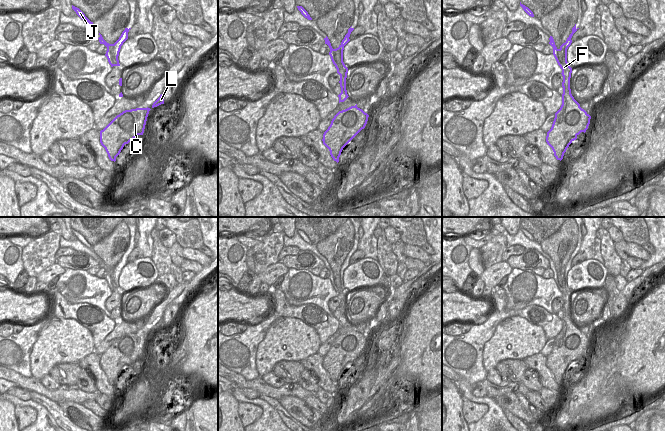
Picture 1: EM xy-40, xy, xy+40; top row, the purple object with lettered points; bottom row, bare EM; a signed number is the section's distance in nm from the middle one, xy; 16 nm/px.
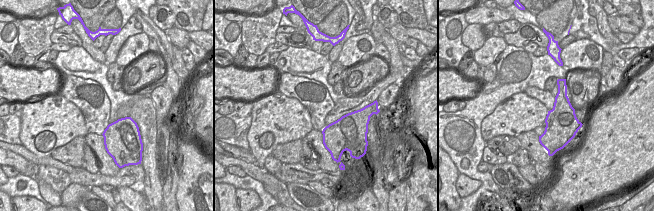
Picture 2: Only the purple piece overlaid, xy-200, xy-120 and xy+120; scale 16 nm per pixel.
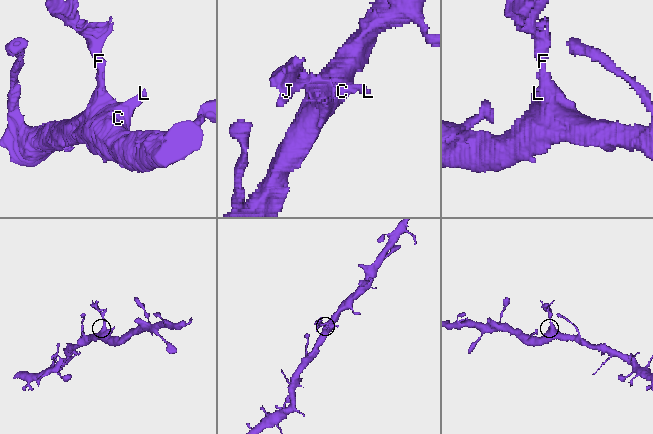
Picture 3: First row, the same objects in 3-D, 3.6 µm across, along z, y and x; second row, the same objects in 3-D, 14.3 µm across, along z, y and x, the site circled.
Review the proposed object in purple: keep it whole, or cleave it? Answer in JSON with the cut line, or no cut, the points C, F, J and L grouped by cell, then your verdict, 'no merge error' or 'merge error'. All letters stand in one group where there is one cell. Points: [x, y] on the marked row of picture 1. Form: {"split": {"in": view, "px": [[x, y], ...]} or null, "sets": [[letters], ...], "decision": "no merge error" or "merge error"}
{"split": {"in": "xy+40", "px": [[570, 75], [563, 77]]}, "sets": [["C", "L"], ["F", "J"]], "decision": "merge error"}

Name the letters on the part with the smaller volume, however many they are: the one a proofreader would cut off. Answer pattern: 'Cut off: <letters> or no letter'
Cut off: F, J

